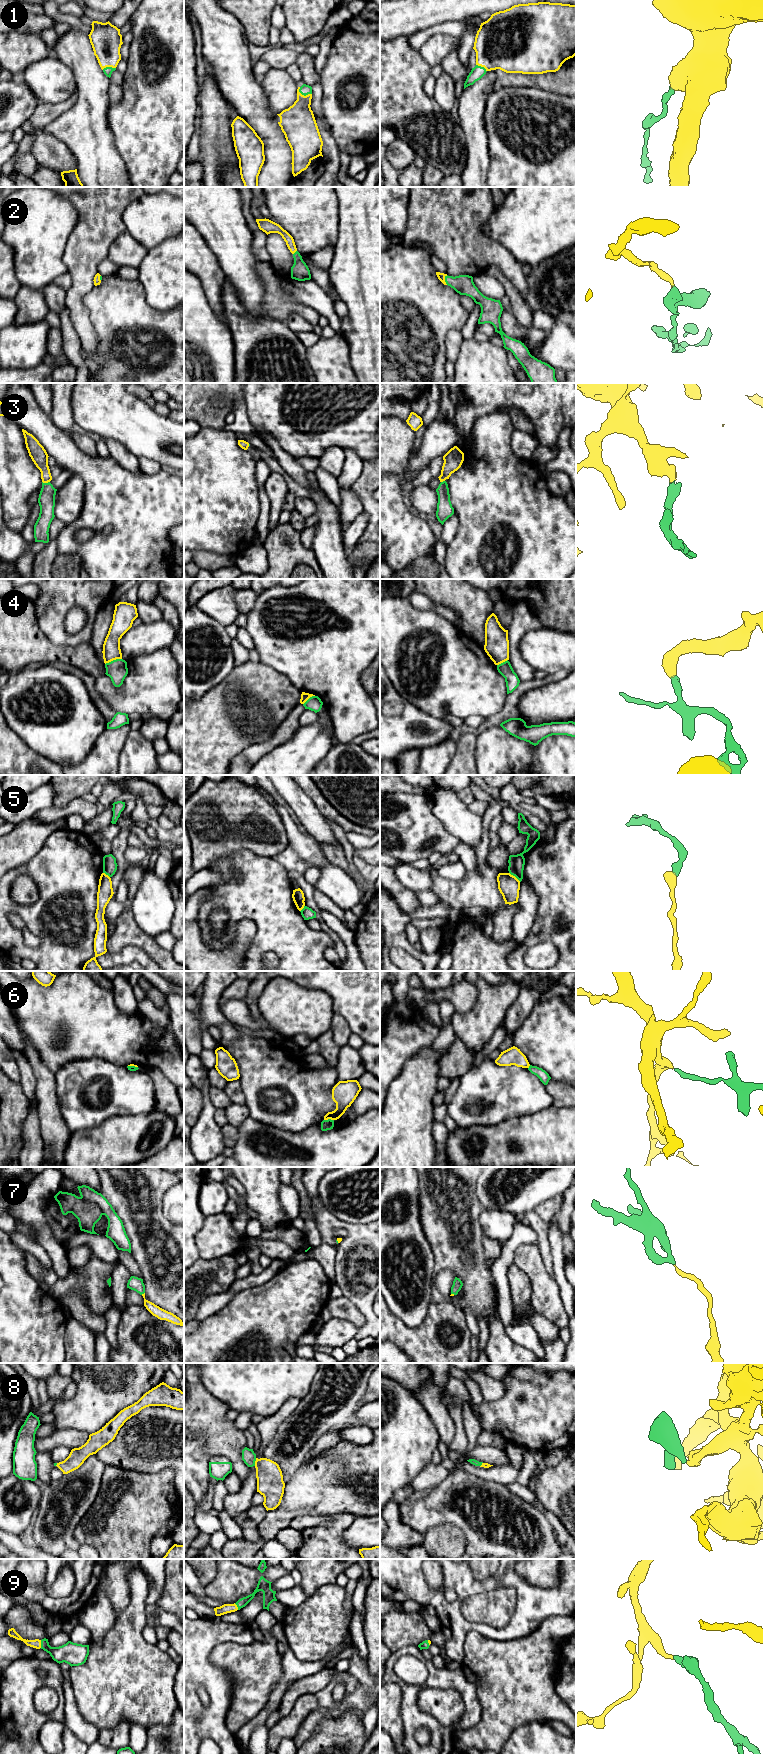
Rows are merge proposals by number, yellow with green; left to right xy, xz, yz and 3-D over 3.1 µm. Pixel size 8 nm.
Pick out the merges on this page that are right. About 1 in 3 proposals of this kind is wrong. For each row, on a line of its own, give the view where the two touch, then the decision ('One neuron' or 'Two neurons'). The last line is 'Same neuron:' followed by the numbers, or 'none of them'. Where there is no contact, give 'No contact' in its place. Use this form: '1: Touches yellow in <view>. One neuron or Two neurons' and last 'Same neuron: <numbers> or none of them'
1: Touches yellow in xz. One neuron
2: Touches yellow in yz. One neuron
3: Touches yellow in xy. One neuron
4: Touches yellow in xy. Two neurons
5: Touches yellow in yz. Two neurons
6: Touches yellow in xz. Two neurons
7: Touches yellow in xy. One neuron
8: Touches yellow in xz. One neuron
9: Touches yellow in xy. One neuron
Same neuron: 1, 2, 3, 7, 8, 9

